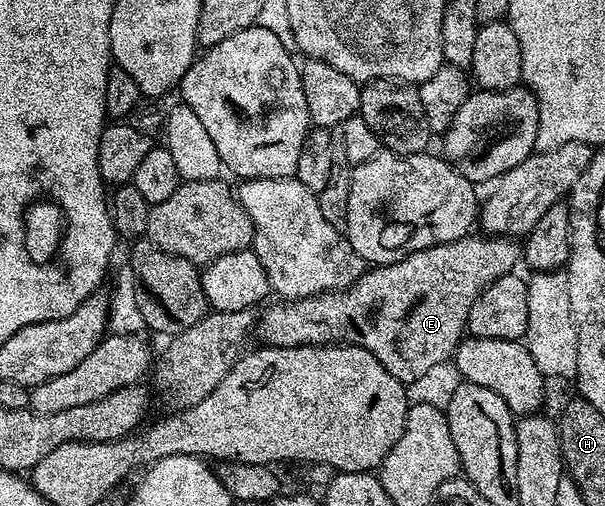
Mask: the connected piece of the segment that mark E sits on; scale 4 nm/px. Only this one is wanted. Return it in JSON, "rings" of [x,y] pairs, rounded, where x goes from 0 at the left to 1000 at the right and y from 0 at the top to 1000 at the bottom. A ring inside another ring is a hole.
{"rings":[[[780,458],[770,470],[757,470],[747,478],[722,482],[716,490],[683,498],[674,510],[666,510],[660,518],[651,518],[641,526],[615,524],[612,530],[602,532],[598,545],[572,577],[549,577],[545,581],[511,585],[509,589],[456,595],[456,605],[443,603],[440,607],[443,613],[436,621],[430,619],[426,623],[425,660],[435,666],[433,674],[440,682],[463,684],[464,688],[478,688],[479,684],[545,684],[549,680],[595,684],[610,696],[617,696],[617,704],[623,704],[623,711],[630,711],[630,719],[636,729],[650,743],[656,743],[660,755],[681,759],[679,755],[689,753],[691,747],[716,737],[731,715],[744,717],[747,713],[754,688],[759,686],[759,678],[769,666],[772,634],[775,632],[775,609],[782,609],[782,593],[788,593],[788,585],[795,585],[795,577],[810,557],[820,557],[828,545],[846,540],[853,532],[851,524],[860,524],[860,518],[861,486],[856,476],[830,466],[800,466],[797,460]]]}

